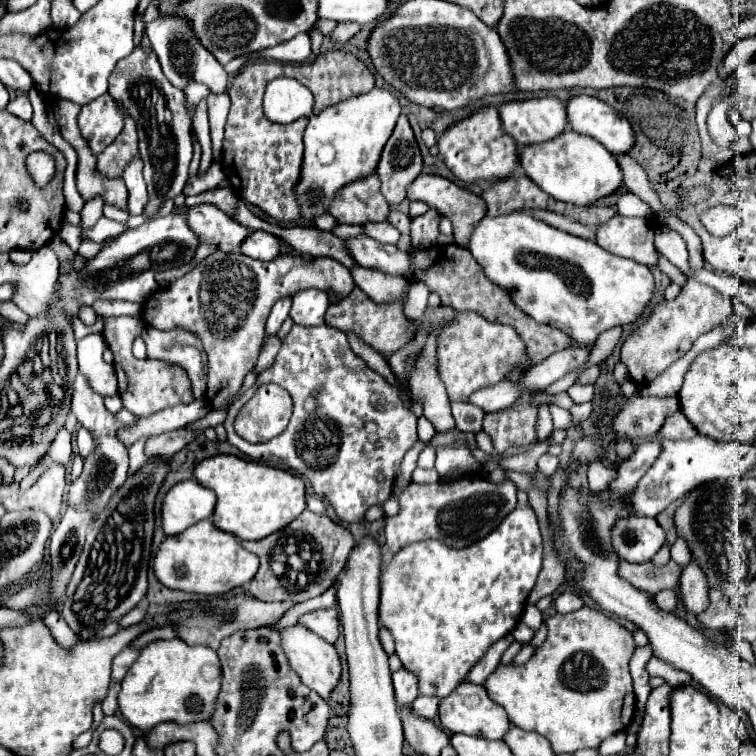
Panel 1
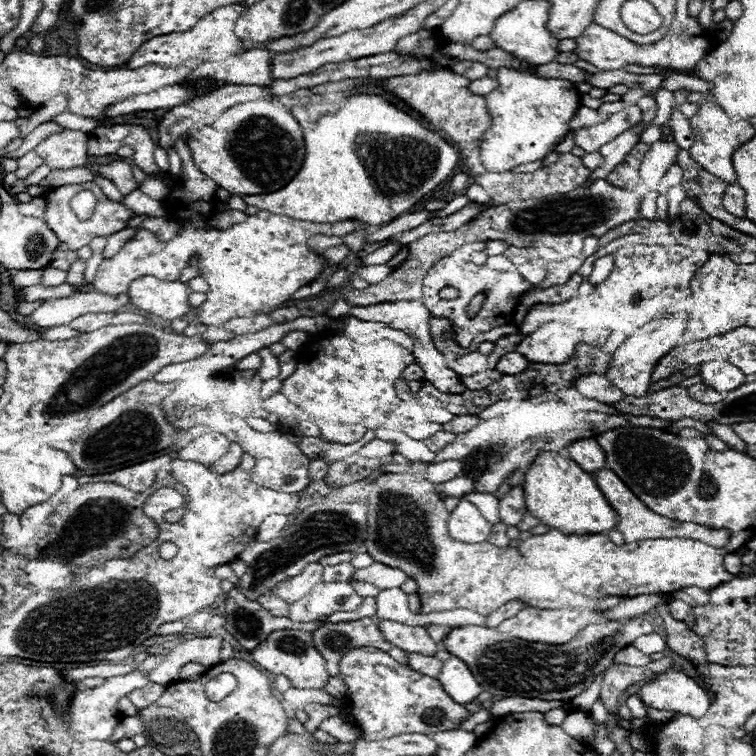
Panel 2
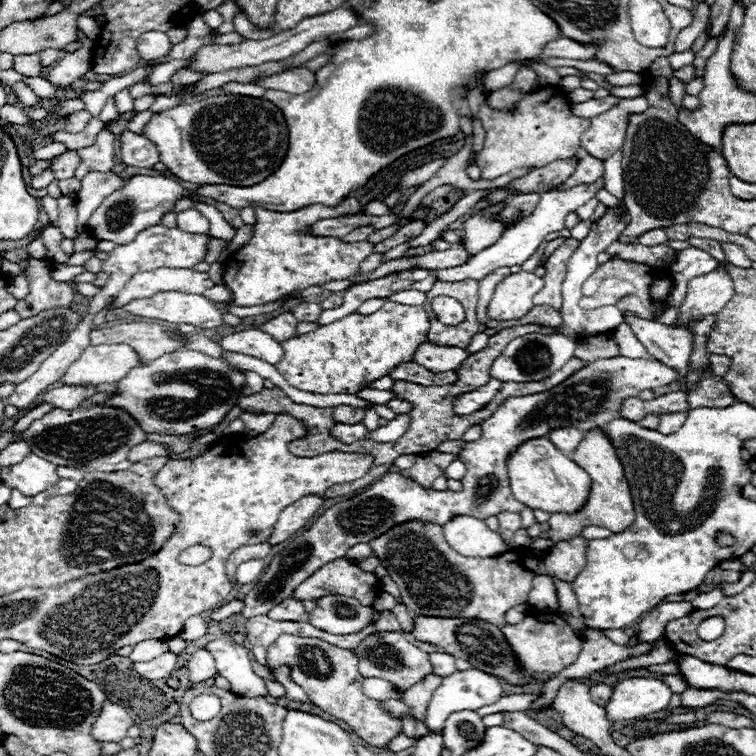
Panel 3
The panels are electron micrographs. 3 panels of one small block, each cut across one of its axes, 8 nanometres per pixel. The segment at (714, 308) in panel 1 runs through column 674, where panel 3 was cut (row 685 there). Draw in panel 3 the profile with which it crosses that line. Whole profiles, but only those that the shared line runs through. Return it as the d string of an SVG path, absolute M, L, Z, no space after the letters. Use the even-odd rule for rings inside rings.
M280 636L276 642L270 644L266 660L270 668L288 666L290 678L306 692L306 696L324 712L342 720L348 730L352 730L366 744L384 748L402 730L402 722L390 718L384 710L380 710L378 700L370 700L362 694L360 688L364 678L358 672L358 658L350 650L336 648L316 638Z

